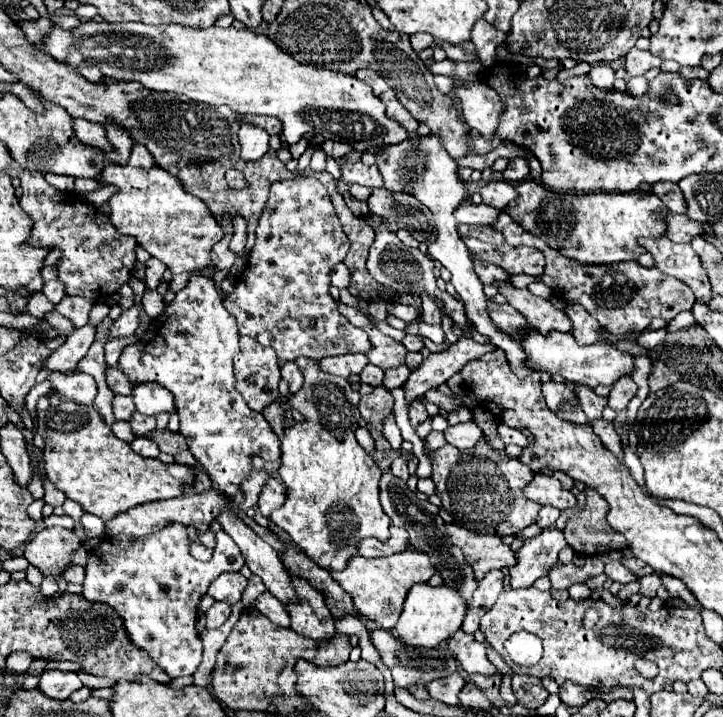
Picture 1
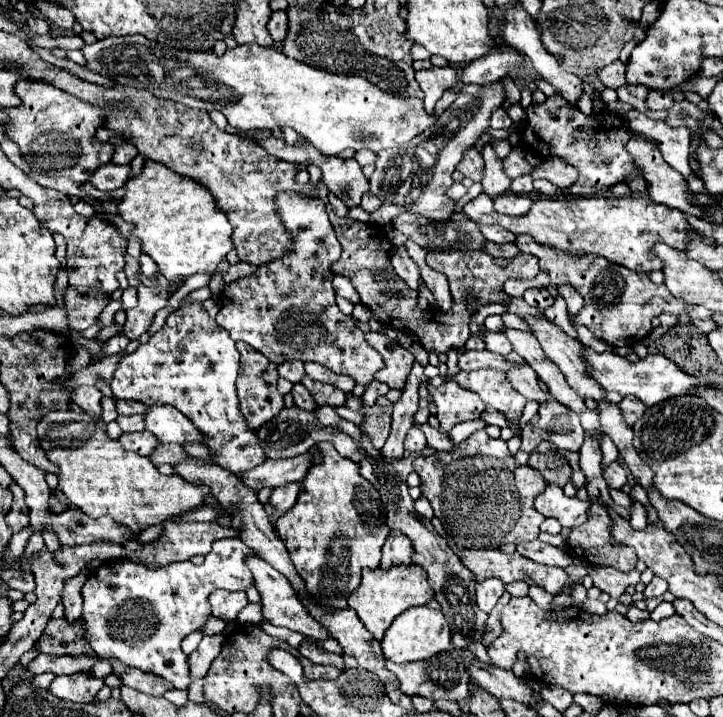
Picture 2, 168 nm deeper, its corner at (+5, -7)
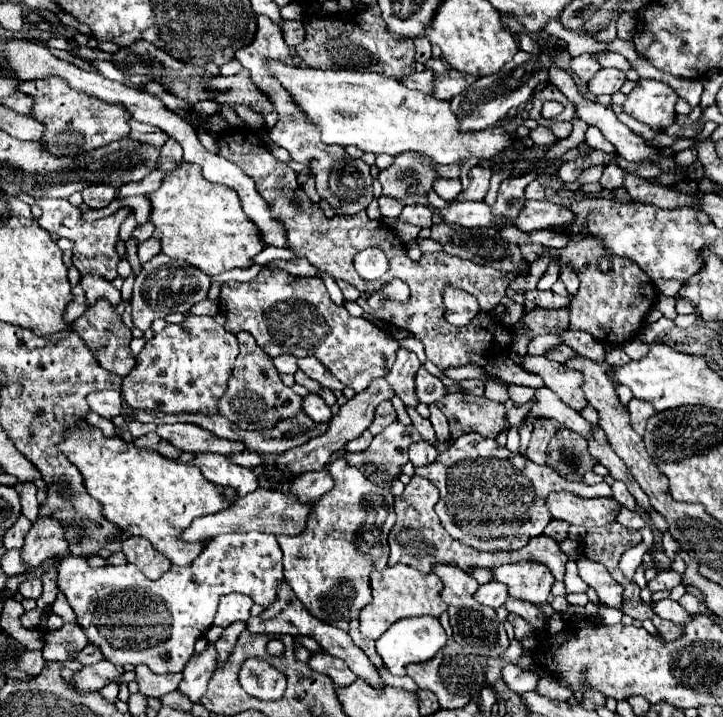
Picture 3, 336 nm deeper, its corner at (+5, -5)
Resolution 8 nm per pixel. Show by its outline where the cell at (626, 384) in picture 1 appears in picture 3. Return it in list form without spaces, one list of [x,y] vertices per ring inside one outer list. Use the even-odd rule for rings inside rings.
[[[632,399],[628,403],[628,411],[630,411],[630,425],[634,427],[636,433],[644,435],[646,431],[646,423],[650,417],[654,417],[656,409],[648,403],[648,401],[640,401],[640,399]]]

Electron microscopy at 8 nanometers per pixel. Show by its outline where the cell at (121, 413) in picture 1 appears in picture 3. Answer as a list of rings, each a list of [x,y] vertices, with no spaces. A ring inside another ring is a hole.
[[[130,421],[130,423],[128,423],[128,431],[130,431],[134,437],[142,437],[142,435],[146,435],[146,433],[152,433],[152,431],[156,431],[156,425],[154,425],[154,423]]]

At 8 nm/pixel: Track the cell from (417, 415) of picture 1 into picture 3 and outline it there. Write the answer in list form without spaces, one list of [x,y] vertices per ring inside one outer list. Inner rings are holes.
[[[420,441],[418,445],[410,447],[410,463],[414,467],[422,467],[422,465],[430,465],[434,463],[438,457],[438,451],[434,445],[430,445],[428,441]]]

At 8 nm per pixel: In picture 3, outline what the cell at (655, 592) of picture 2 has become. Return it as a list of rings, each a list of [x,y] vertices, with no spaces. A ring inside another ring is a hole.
[[[658,571],[656,579],[650,581],[648,587],[650,587],[652,591],[660,591],[660,589],[668,589],[668,591],[670,591],[670,589],[678,587],[680,581],[682,581],[682,577],[680,577],[680,573],[676,573],[676,571]]]

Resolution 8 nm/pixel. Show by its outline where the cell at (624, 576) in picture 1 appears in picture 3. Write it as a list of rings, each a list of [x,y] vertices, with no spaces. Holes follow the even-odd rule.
[[[582,559],[578,563],[578,571],[580,571],[580,577],[598,593],[600,601],[606,607],[614,607],[622,611],[622,591],[624,589],[620,587],[620,583],[614,581],[614,577],[606,571],[602,563]]]

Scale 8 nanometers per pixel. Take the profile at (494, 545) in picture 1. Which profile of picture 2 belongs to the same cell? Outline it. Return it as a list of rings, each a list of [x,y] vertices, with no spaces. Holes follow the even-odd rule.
[[[460,549],[458,557],[476,575],[476,581],[484,581],[488,577],[498,577],[504,583],[526,581],[528,585],[542,587],[550,595],[558,595],[564,589],[564,585],[568,583],[568,575],[566,575],[566,571],[562,567],[550,567],[550,565],[536,563],[532,559],[522,557],[518,551],[514,551],[514,553],[502,553],[500,549]]]

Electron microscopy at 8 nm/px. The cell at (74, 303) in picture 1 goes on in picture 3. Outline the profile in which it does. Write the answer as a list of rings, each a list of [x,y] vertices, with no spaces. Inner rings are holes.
[[[90,274],[83,276],[80,280],[80,285],[86,291],[88,305],[96,303],[98,297],[106,297],[112,305],[118,305],[122,301],[120,291],[110,281],[102,279],[100,275]]]

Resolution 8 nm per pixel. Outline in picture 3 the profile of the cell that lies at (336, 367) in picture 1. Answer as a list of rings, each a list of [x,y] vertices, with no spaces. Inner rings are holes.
[[[304,357],[304,359],[298,359],[298,367],[314,381],[318,381],[322,387],[328,387],[332,391],[342,391],[344,385],[316,359],[316,357]]]

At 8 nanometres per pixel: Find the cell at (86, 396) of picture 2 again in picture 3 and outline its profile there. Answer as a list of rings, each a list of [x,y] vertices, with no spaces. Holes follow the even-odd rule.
[[[98,391],[88,397],[88,405],[94,413],[104,419],[122,415],[122,395],[120,391]]]

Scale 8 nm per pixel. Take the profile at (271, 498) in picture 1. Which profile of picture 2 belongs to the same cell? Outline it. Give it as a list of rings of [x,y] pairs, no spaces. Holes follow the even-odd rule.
[[[290,483],[286,487],[278,487],[270,493],[270,505],[278,511],[288,511],[294,503],[296,503],[296,497],[298,497],[298,491],[302,487],[298,487],[298,483]]]

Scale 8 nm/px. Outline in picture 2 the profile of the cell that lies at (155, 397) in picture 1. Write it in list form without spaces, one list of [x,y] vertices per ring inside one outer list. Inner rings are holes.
[[[148,405],[144,413],[146,431],[154,433],[162,443],[200,443],[204,435],[170,405]]]

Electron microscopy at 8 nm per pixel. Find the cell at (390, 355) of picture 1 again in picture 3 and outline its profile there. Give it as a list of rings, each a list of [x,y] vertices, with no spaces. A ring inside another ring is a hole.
[[[400,349],[394,367],[386,375],[386,381],[394,387],[396,395],[404,401],[406,407],[416,407],[420,403],[416,397],[416,385],[414,385],[418,367],[420,367],[418,357],[406,349]]]

